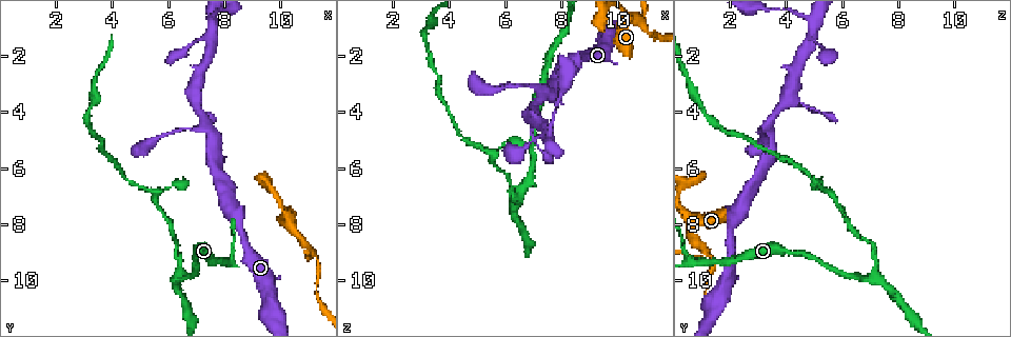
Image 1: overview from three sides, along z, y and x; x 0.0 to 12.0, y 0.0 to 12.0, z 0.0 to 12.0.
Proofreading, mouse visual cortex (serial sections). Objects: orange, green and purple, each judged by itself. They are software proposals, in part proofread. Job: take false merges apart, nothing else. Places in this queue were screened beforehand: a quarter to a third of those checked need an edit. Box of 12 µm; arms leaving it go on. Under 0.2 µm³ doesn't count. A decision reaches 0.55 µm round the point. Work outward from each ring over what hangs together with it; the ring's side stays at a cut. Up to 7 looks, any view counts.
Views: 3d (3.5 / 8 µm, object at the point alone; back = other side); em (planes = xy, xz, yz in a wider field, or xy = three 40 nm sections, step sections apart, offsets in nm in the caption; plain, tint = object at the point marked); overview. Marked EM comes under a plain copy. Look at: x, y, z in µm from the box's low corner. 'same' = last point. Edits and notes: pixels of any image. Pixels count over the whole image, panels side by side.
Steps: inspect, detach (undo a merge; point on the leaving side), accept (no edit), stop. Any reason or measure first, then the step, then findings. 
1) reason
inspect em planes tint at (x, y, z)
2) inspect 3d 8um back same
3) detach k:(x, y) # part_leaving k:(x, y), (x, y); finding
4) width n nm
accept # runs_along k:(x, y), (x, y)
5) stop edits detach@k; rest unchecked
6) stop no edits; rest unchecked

branch point
inspect 3d 8um back at (7.5, 4.7, 3.4)

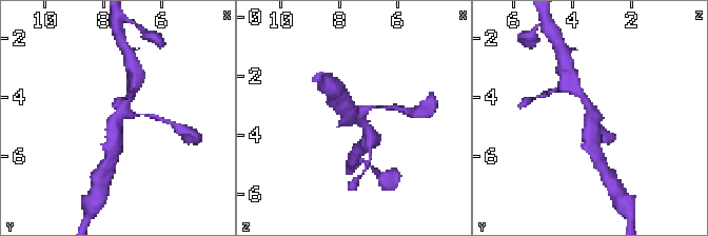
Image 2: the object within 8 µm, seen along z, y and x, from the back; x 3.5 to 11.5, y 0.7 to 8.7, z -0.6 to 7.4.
arms 3; arm_widths 200, 300, 400 nm; now the EM
inspect em xy step 5 tint at (7.6, 4.7, 3.3)

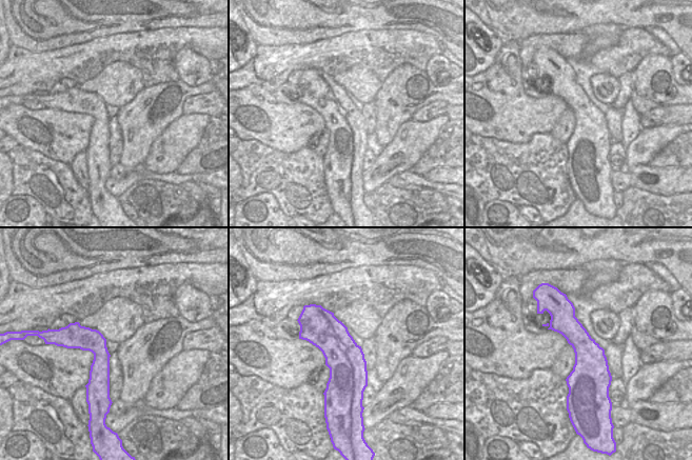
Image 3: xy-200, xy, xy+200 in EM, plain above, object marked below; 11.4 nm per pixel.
accept # runs_along 2:(113, 146), (114, 118), (132, 93); one cell here

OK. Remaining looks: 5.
three arms meet
inspect 3d 3.5um at (7.5, 0.8, 5.0)

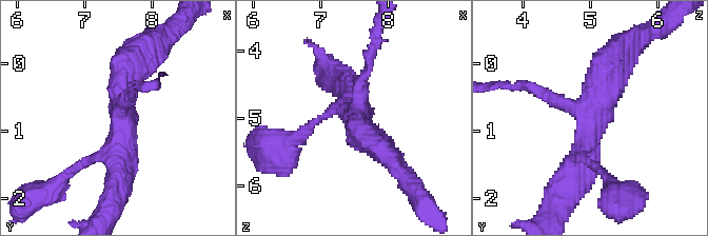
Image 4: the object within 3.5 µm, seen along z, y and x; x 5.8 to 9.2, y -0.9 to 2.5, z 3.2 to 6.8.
arms 3; arm_widths 200, 350, 450 nm; need the tissue
inspect em xy step 1 tint at (7.55, 0.75, 5.00)

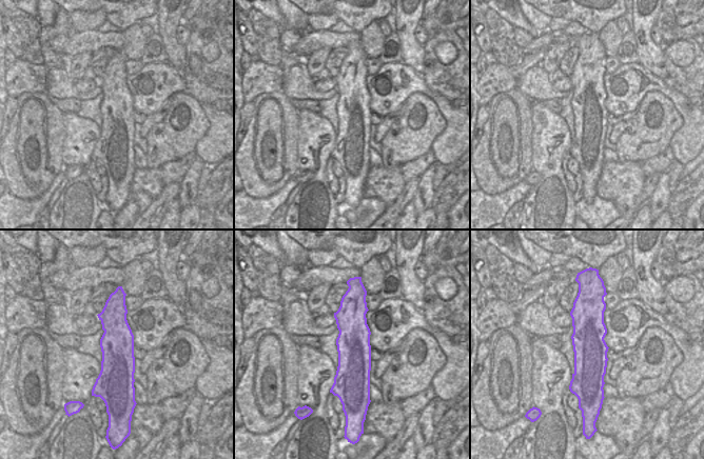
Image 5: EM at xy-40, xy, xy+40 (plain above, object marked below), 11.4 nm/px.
accept # runs_along 4:(569, 185), (588, 117), (529, 87); one cell here

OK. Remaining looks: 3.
branch point
inspect 3d 3.5um at (11.1, 8.9, 1.0)

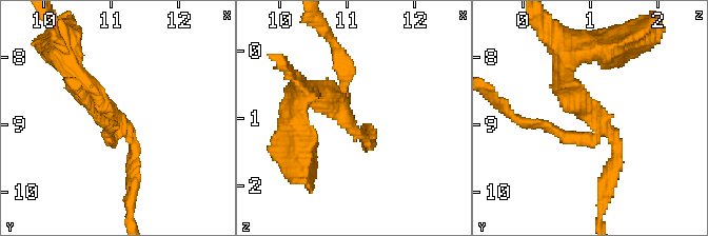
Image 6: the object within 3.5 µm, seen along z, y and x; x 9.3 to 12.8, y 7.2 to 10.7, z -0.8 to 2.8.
arms 3; arm_widths 150, 200, 300 nm
inspect em xy step 5 tint at (11.10, 8.85, 1.10)

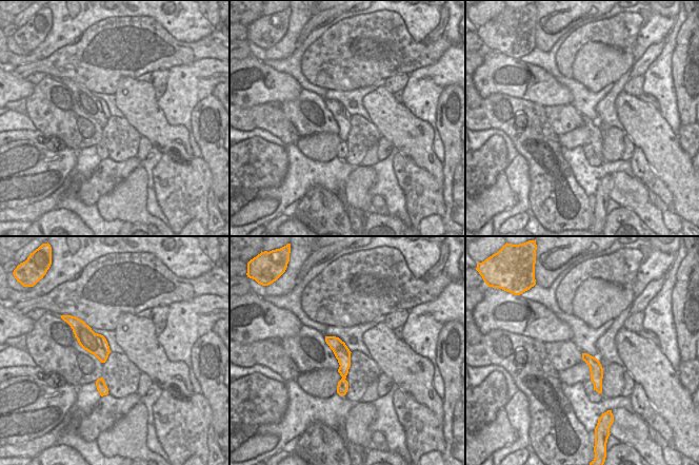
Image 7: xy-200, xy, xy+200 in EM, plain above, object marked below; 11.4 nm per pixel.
another direction
inspect em xy step 1 tint same

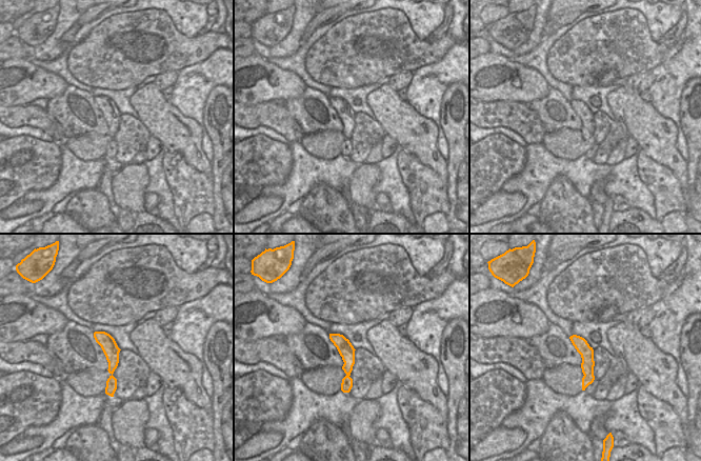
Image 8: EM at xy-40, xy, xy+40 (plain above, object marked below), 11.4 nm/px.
width 180 nm
detach 6:(107, 137) # part_leaving 6:(593, 134), (574, 140), (524, 121); two cells meet here

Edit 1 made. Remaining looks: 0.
stop edits detach@6; rest unchecked

